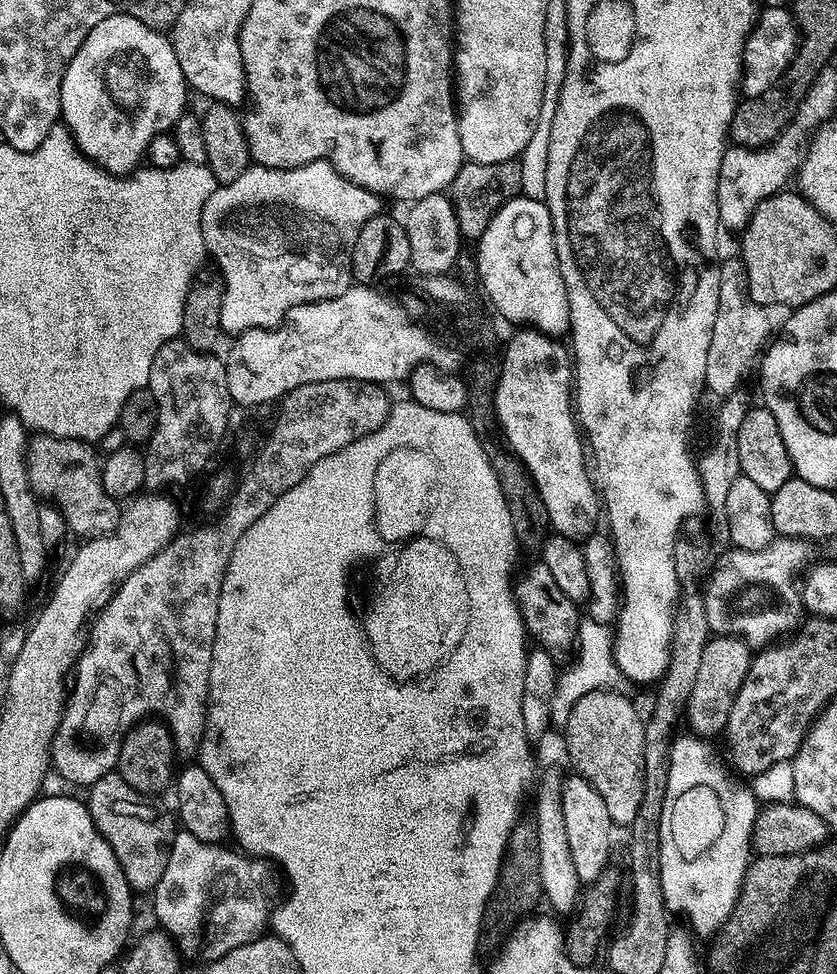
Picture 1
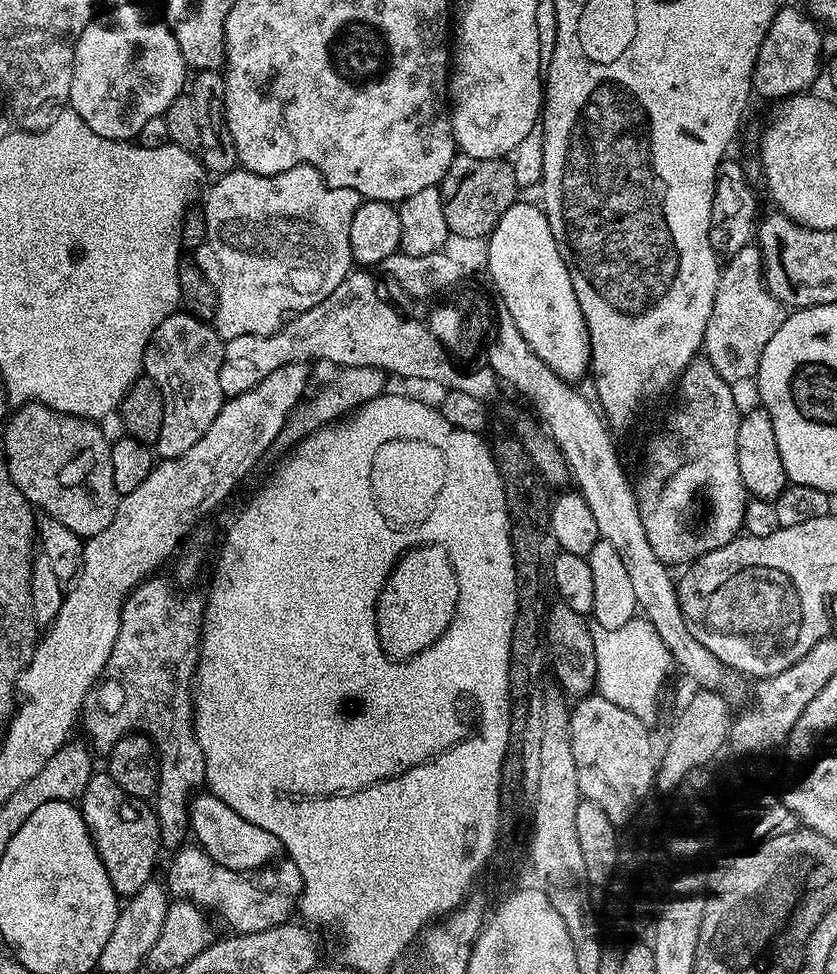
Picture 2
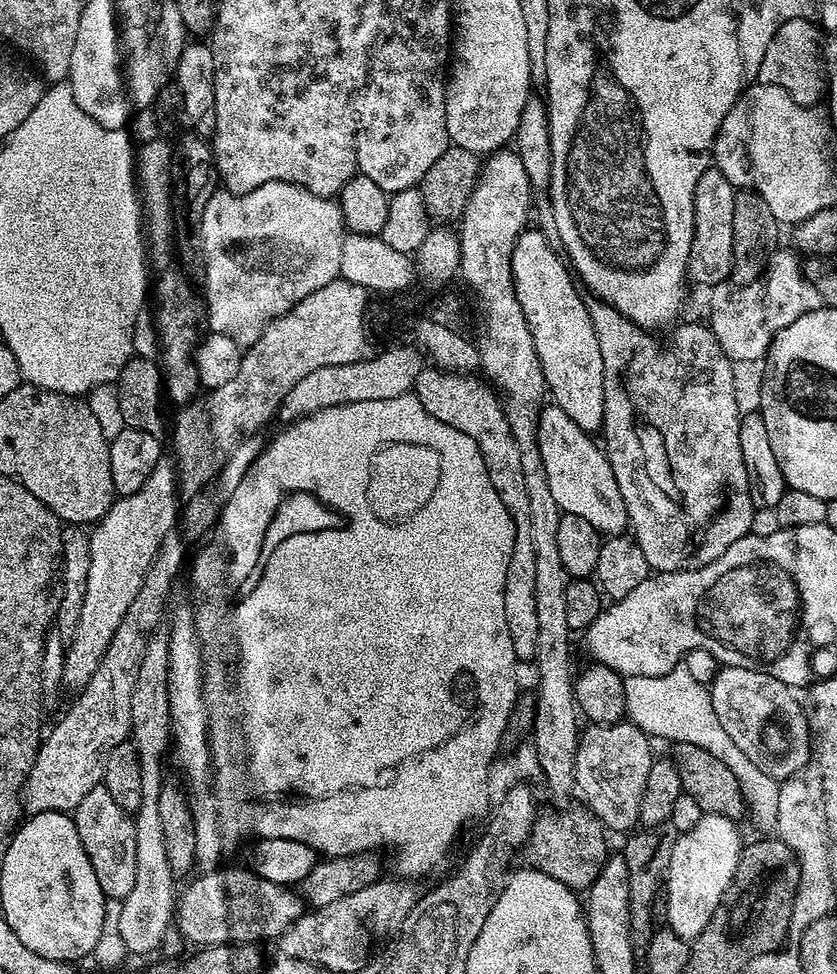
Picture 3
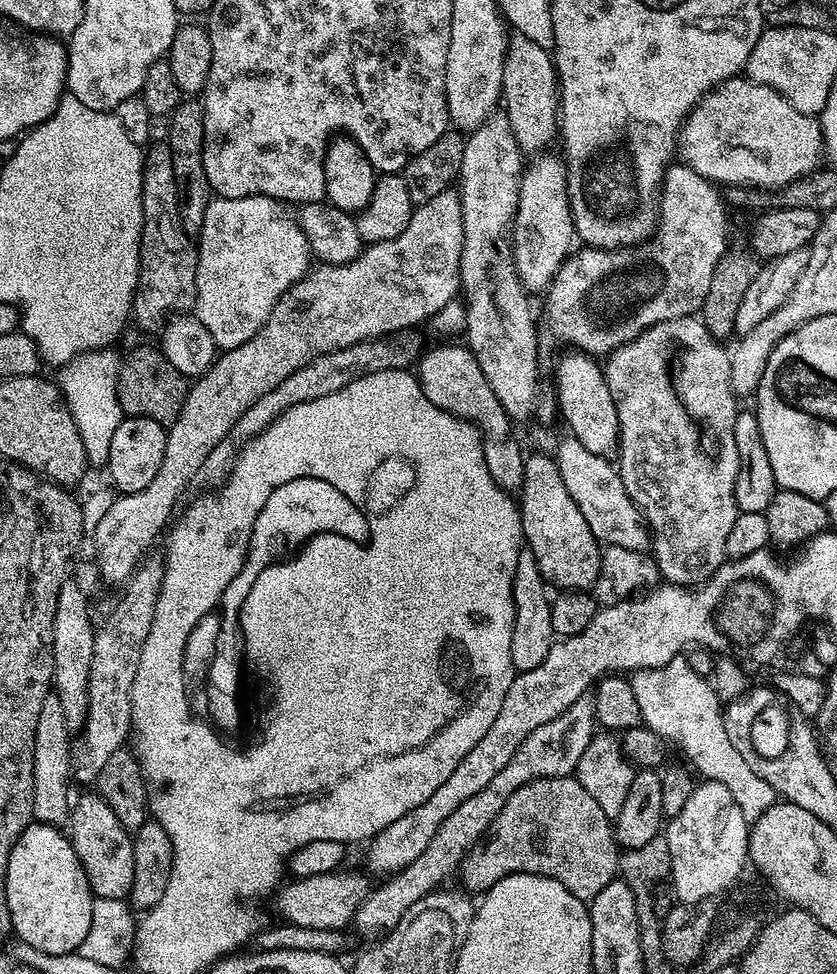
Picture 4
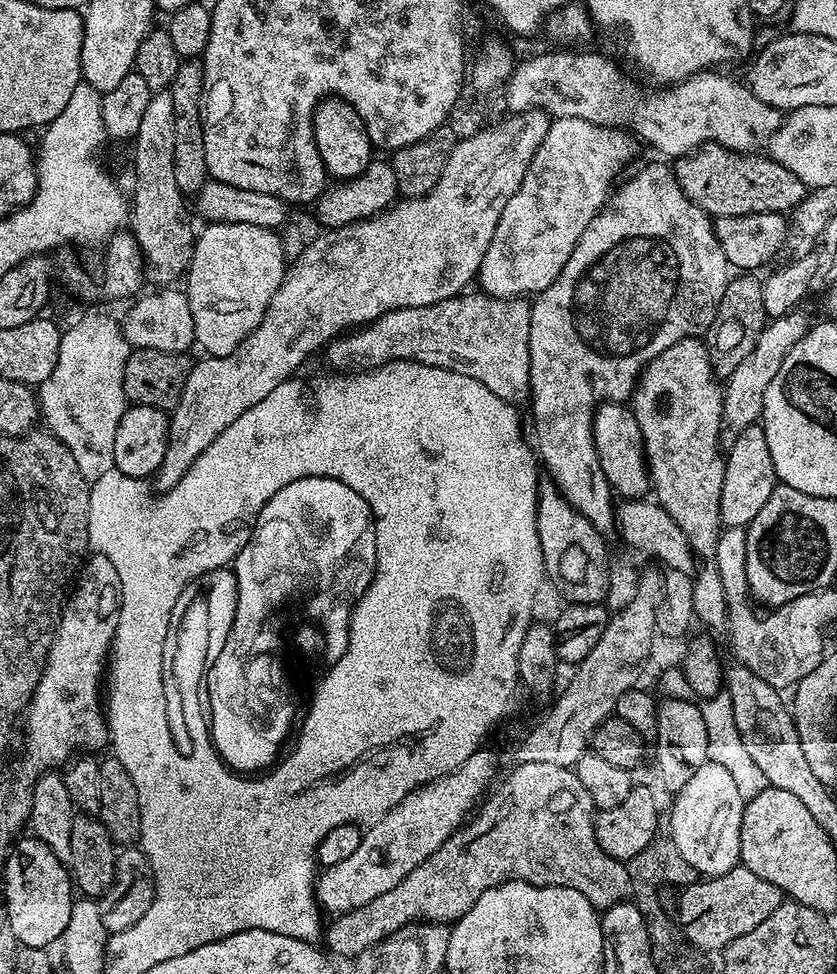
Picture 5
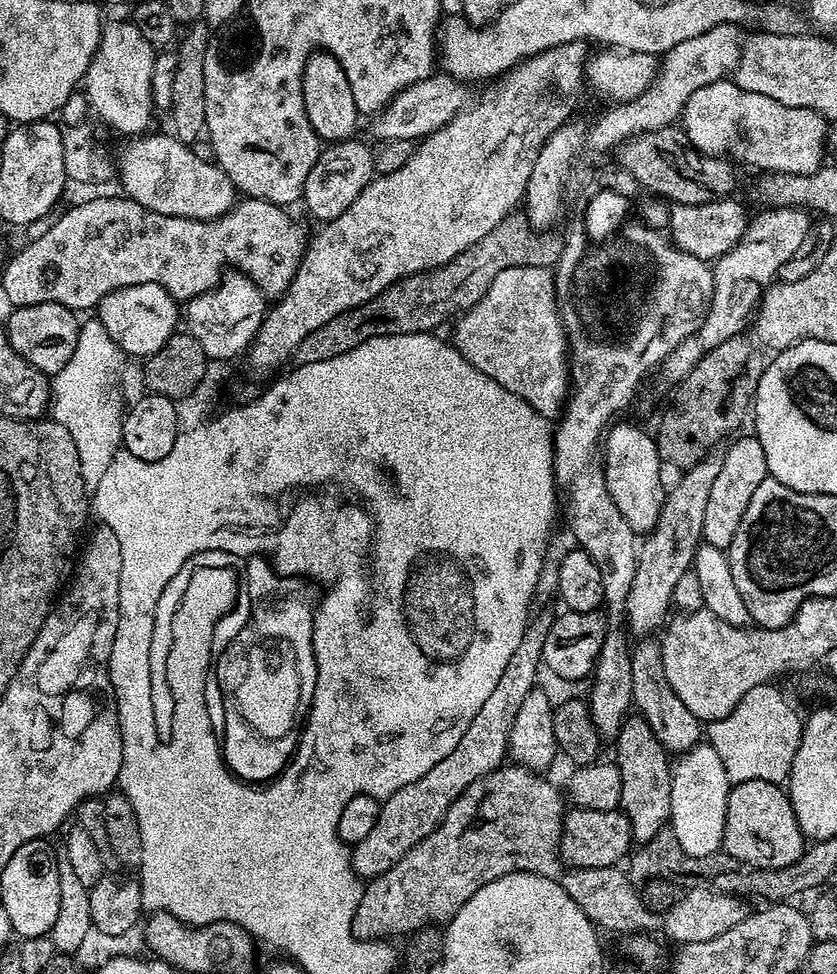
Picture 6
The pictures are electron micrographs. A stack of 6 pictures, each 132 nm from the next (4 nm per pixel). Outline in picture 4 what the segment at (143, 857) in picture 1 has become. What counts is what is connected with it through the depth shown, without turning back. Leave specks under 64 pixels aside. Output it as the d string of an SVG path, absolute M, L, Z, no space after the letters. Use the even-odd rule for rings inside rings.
M88 790L85 796L76 796L71 805L70 839L78 854L78 862L92 888L93 897L124 900L131 893L134 882L133 837L124 829L114 810L95 791Z

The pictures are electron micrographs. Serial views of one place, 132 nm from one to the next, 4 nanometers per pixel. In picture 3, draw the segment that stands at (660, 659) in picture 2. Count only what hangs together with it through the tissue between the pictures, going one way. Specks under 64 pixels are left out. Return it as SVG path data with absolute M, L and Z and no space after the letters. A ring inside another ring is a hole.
M677 666L662 676L634 675L624 679L626 714L631 723L639 726L650 738L662 738L669 743L701 746L721 760L738 778L743 792L744 805L749 821L752 820L759 833L770 834L778 822L780 784L762 772L743 751L732 743L716 718L709 687L703 684L686 668Z

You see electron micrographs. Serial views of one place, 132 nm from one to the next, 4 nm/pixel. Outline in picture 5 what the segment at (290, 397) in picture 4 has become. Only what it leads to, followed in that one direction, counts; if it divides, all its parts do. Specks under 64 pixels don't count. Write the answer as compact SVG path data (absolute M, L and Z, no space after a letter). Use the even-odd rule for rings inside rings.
M483 290L469 291L467 294L458 296L451 296L449 300L443 300L437 304L430 306L414 306L413 308L399 308L393 312L382 314L378 319L373 320L363 326L357 327L355 330L349 331L347 334L341 334L331 341L323 349L322 357L329 364L329 369L335 370L340 374L350 374L354 371L363 371L379 364L387 363L389 360L421 360L423 364L430 366L438 366L446 370L454 370L458 374L466 374L470 378L474 378L478 382L482 382L482 386L486 386L486 390L494 390L494 394L498 394L498 398L507 400L509 402L517 402L516 400L527 401L530 396L530 389L528 387L528 362L525 357L528 355L528 313L530 311L530 304L524 298L505 298L503 296L490 296Z

